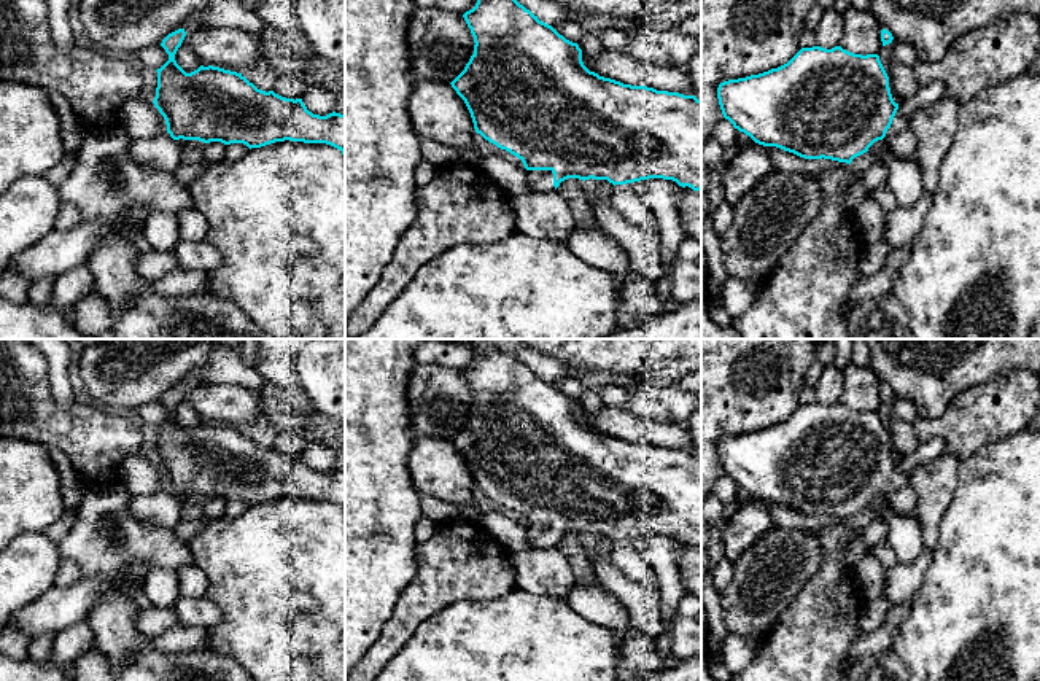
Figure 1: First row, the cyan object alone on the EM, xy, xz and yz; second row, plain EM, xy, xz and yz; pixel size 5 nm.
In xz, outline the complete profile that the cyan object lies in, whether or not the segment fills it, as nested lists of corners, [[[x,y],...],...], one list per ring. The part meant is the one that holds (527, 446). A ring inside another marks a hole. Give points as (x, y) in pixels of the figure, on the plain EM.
[[[464,339],[464,342],[477,353],[472,366],[463,371],[474,393],[474,411],[464,426],[450,439],[456,450],[464,457],[477,490],[501,506],[517,512],[526,525],[528,549],[555,547],[561,538],[568,535],[579,536],[607,536],[615,541],[627,541],[649,535],[673,536],[679,543],[701,546],[701,457],[695,452],[679,449],[657,447],[647,442],[631,442],[620,438],[600,433],[590,428],[582,418],[582,406],[577,399],[566,396],[552,382],[542,379],[530,366],[520,361],[512,352],[503,350],[493,339]]]

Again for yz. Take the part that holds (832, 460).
[[[841,403],[801,404],[778,425],[720,439],[717,455],[724,474],[763,503],[805,516],[851,520],[881,496],[895,514],[918,517],[914,488],[892,455],[889,433],[878,411],[854,411]]]

